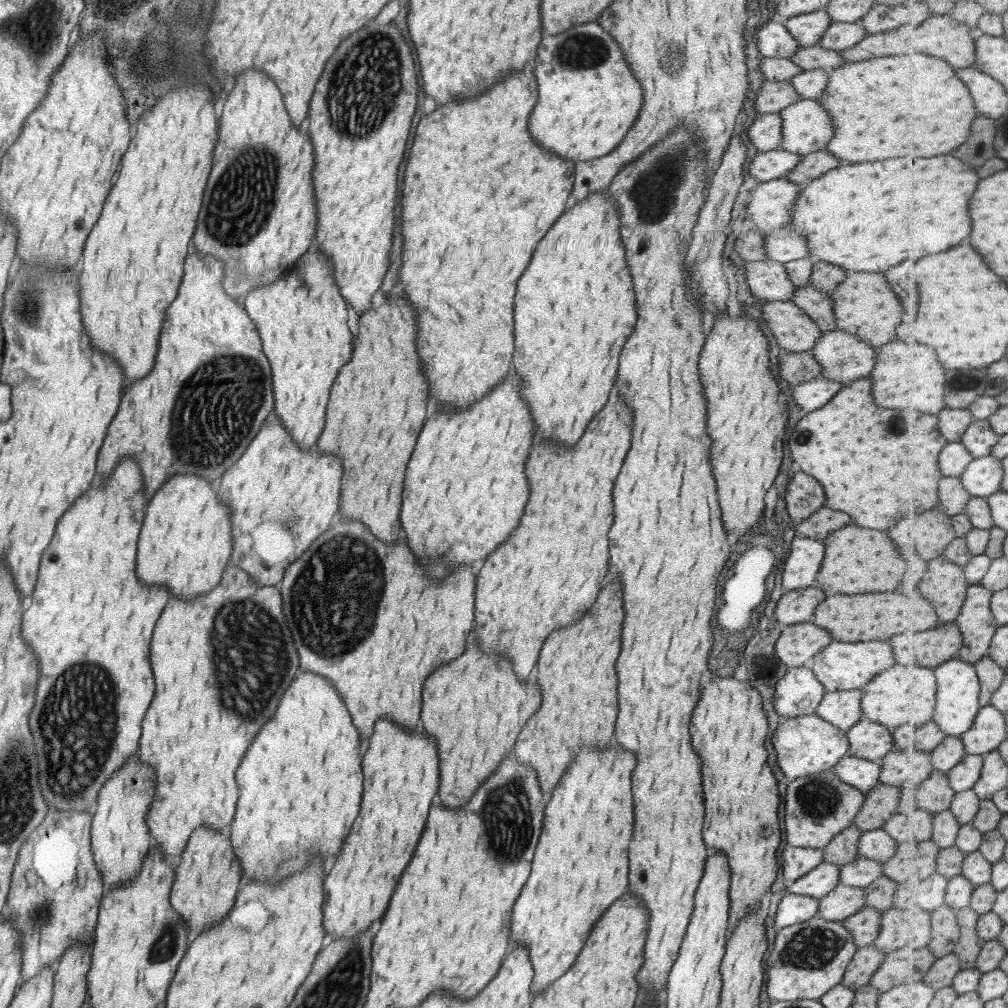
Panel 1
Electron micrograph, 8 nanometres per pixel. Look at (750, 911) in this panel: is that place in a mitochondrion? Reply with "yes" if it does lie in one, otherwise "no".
no

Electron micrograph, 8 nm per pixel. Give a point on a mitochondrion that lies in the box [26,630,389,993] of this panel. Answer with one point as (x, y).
(81, 701)

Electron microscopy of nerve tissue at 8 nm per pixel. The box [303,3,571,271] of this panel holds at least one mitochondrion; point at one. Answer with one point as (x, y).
(359, 97)

